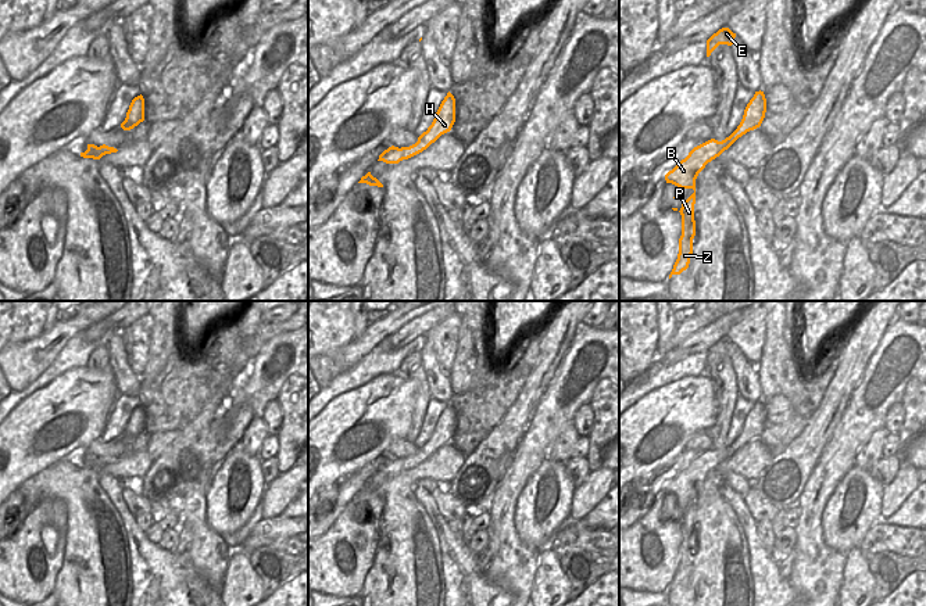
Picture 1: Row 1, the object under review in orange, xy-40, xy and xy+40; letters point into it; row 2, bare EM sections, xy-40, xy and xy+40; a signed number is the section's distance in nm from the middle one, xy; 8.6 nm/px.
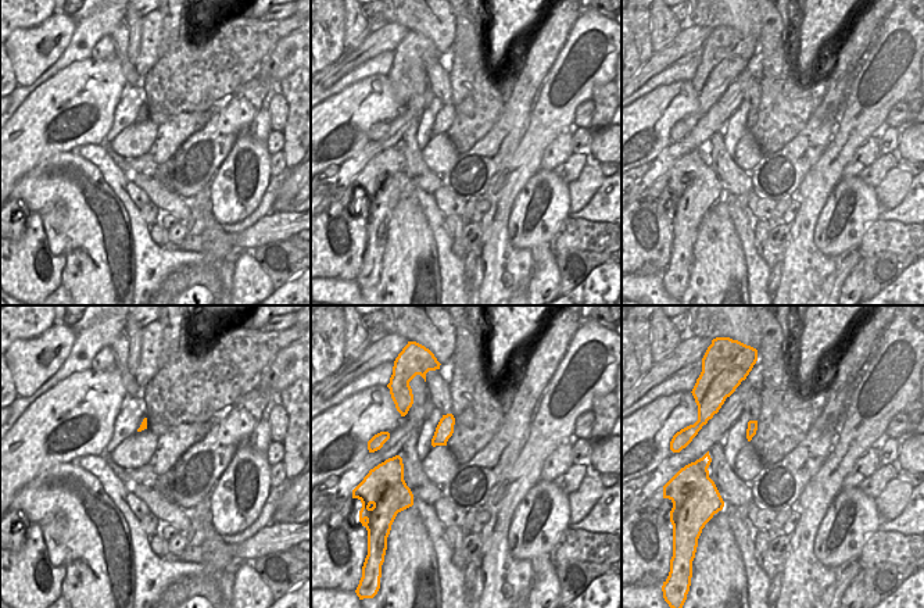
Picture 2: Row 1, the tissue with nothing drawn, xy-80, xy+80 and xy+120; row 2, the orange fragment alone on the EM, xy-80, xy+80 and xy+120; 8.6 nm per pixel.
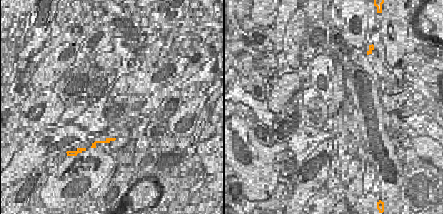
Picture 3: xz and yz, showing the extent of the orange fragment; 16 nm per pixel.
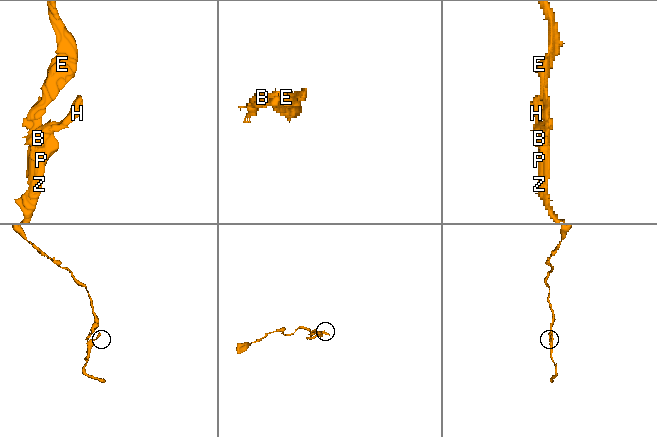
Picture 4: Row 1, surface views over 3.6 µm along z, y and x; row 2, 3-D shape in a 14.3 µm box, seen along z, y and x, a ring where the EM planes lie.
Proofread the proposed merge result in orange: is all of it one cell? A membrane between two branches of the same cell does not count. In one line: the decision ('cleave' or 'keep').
keep

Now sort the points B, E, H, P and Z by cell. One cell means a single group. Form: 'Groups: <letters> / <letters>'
Groups: B E H P Z

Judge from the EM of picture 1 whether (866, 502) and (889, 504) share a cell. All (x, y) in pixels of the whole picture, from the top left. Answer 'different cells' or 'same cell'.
different cells

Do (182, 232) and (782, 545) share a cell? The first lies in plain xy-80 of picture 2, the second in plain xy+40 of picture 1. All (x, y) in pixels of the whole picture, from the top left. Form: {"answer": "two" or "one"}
{"answer": "one"}

